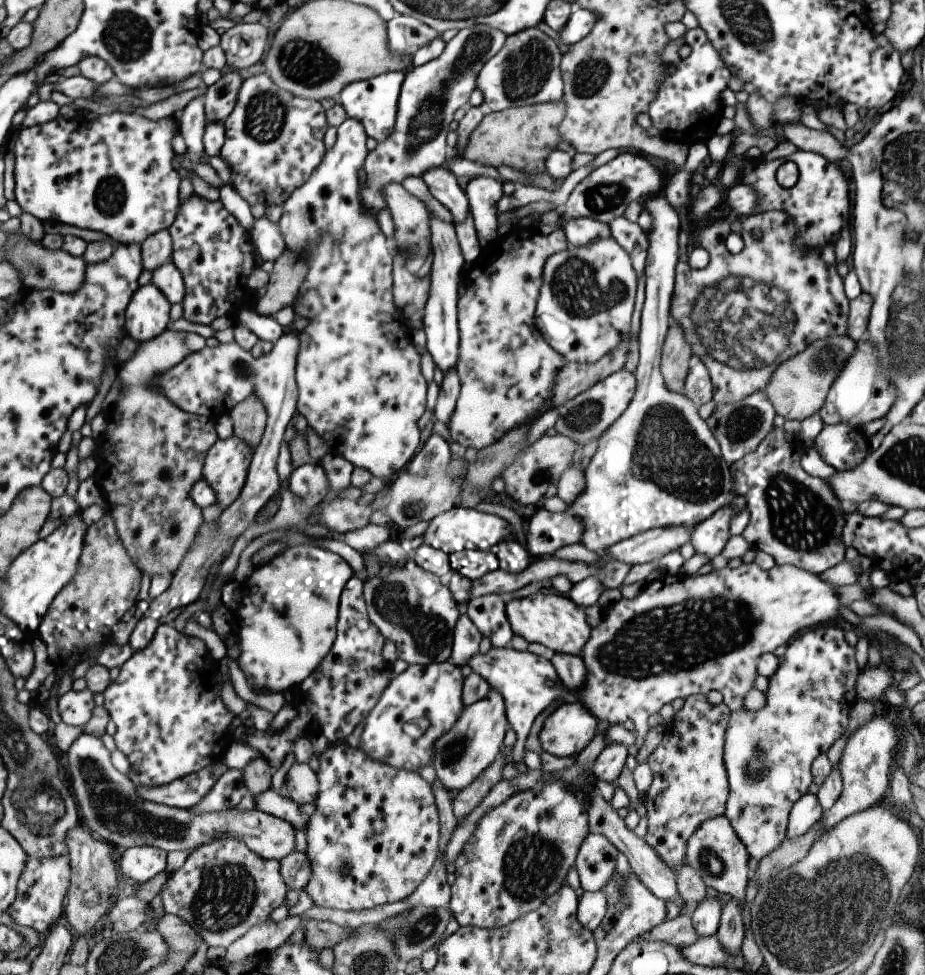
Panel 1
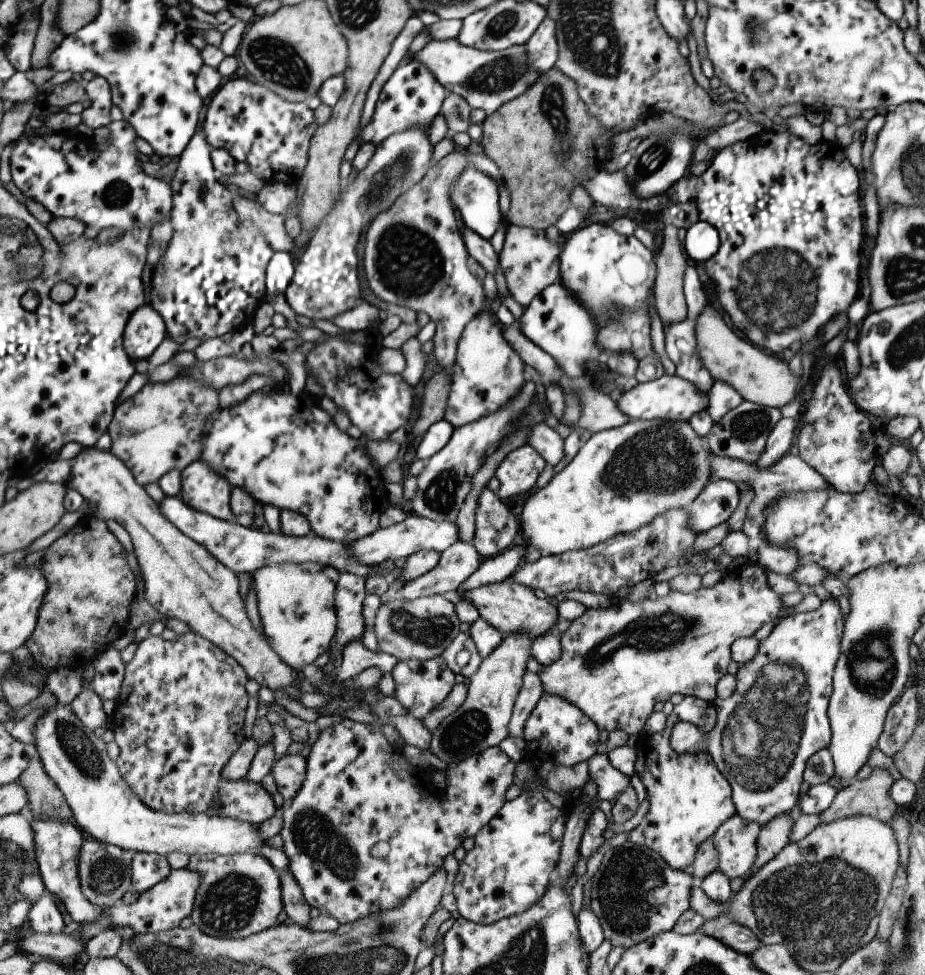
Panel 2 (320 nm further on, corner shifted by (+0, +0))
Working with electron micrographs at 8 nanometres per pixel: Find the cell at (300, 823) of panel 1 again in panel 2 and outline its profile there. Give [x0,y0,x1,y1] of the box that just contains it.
[110,630,275,825]

